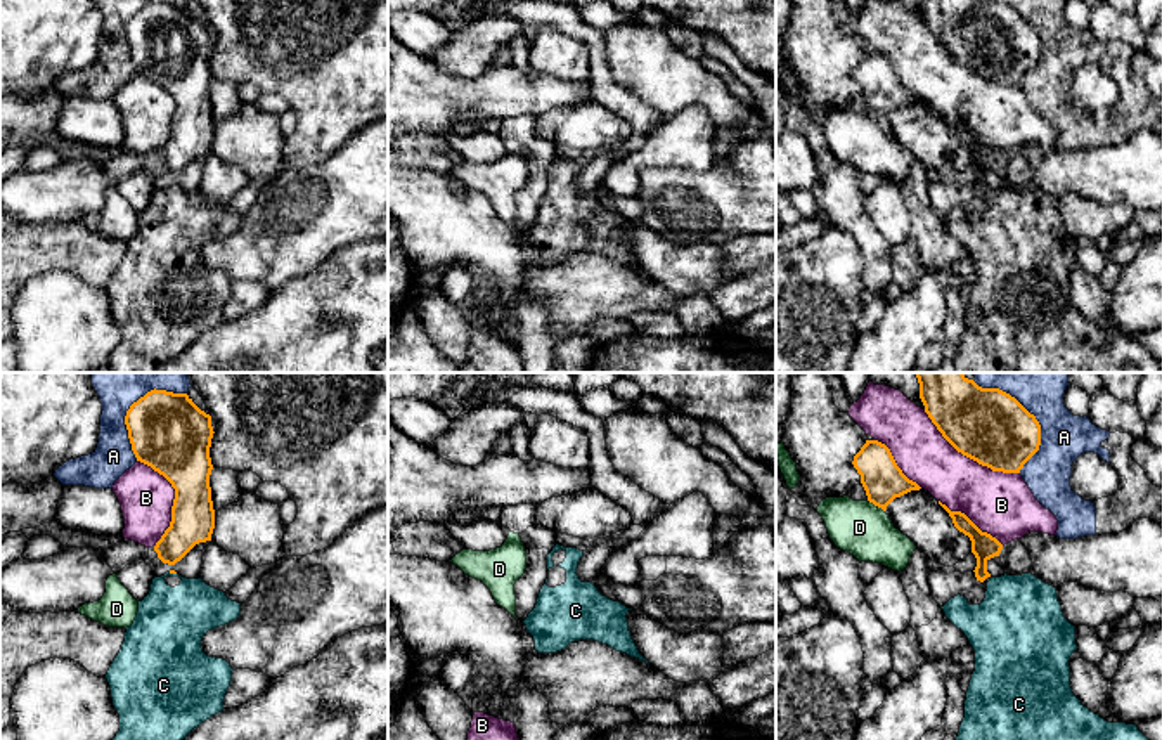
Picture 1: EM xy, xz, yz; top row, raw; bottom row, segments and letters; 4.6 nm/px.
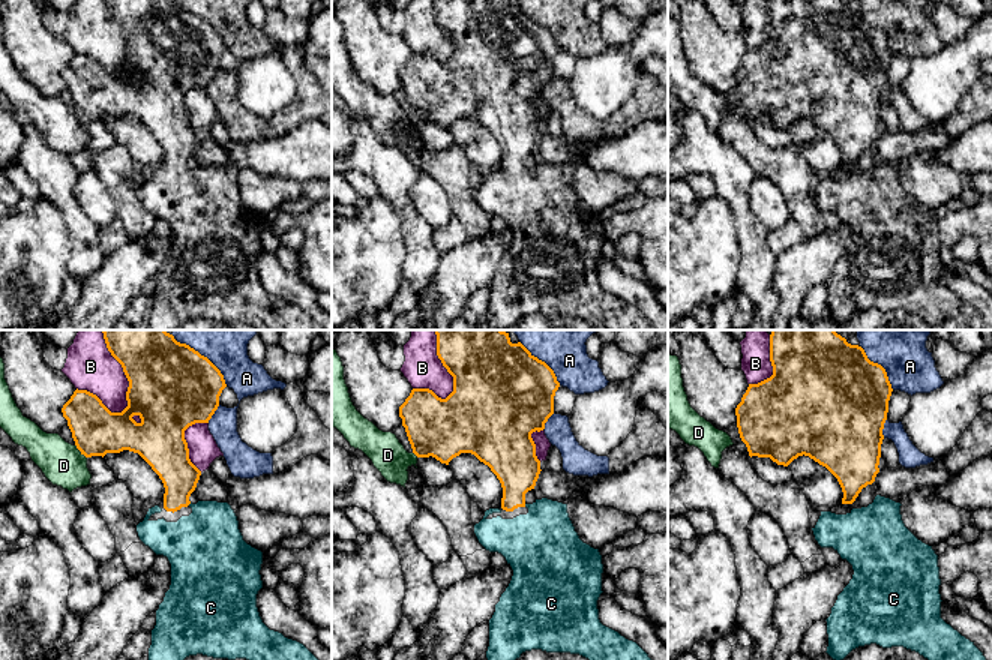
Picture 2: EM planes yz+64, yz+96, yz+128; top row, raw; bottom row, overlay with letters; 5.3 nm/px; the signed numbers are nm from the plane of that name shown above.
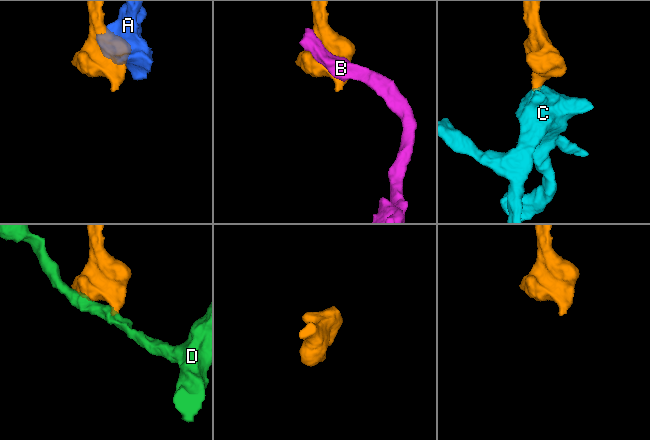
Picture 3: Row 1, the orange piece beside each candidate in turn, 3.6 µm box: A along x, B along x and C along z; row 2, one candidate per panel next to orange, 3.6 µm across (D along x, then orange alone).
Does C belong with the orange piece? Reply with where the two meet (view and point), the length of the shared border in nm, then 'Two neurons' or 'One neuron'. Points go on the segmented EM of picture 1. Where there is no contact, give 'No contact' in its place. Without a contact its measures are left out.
Touches orange at xy (172, 572). Shared border 40 nm. One neuron

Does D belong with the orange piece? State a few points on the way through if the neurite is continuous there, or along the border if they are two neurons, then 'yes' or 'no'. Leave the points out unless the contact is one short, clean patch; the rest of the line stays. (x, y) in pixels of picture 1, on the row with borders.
border along yz (868, 499), (884, 512); no

